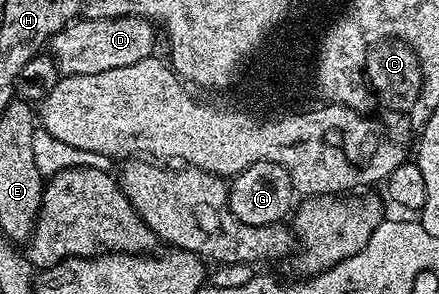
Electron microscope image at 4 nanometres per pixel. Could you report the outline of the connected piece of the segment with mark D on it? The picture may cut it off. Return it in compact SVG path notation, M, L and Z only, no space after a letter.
M115 16L101 20L77 18L52 36L50 55L60 76L102 74L102 70L134 66L134 62L142 62L142 58L153 55L156 36L152 28L153 21L142 16Z

